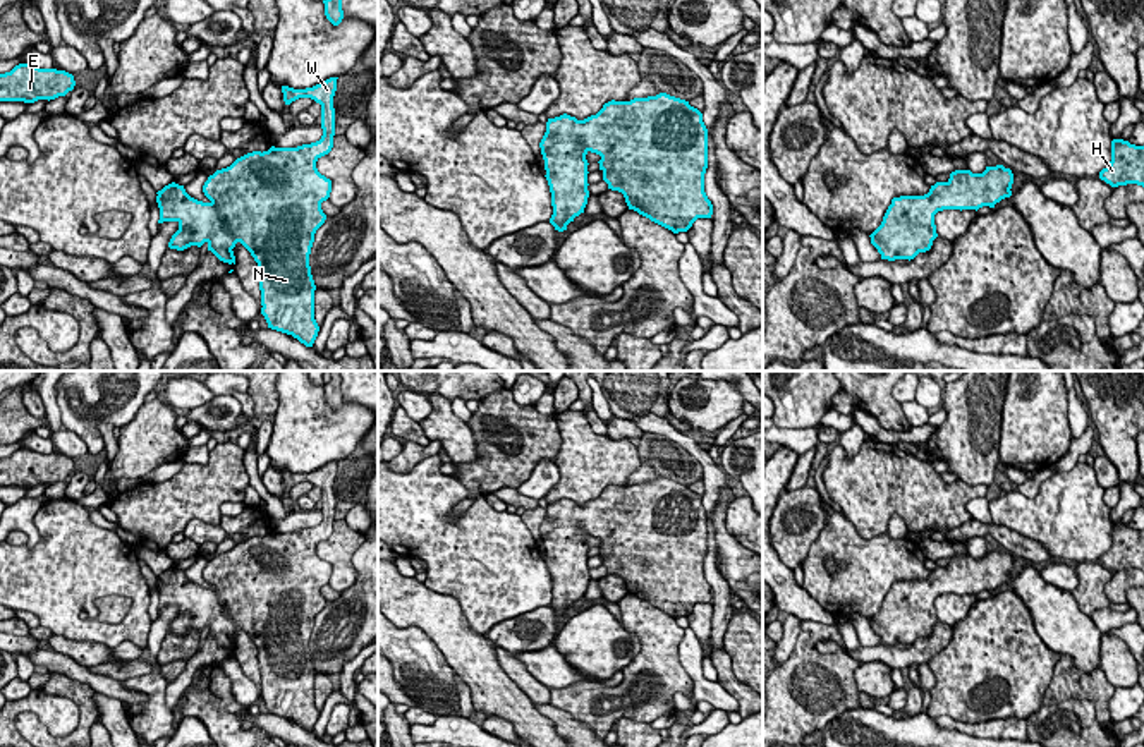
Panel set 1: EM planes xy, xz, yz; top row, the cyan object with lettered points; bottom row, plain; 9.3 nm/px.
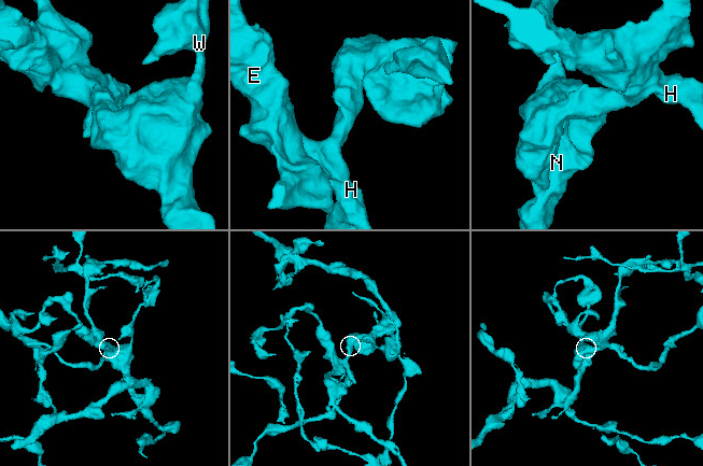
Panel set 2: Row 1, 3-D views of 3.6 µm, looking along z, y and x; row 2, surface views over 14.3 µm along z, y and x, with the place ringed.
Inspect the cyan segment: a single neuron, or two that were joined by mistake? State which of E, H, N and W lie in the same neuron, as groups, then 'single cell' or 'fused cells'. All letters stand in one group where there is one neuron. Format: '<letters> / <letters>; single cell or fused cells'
E H N W; single cell

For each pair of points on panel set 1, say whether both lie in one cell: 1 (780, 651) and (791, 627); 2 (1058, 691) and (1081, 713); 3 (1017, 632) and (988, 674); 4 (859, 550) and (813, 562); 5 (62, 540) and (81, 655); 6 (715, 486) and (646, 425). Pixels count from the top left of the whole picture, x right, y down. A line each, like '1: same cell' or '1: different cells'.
1: same cell
2: different cells
3: same cell
4: same cell
5: different cells
6: same cell

